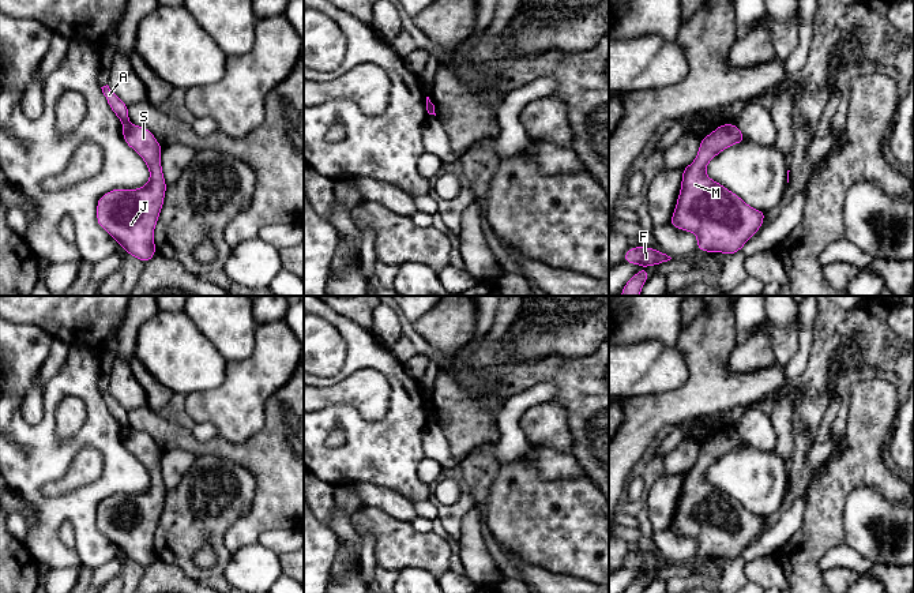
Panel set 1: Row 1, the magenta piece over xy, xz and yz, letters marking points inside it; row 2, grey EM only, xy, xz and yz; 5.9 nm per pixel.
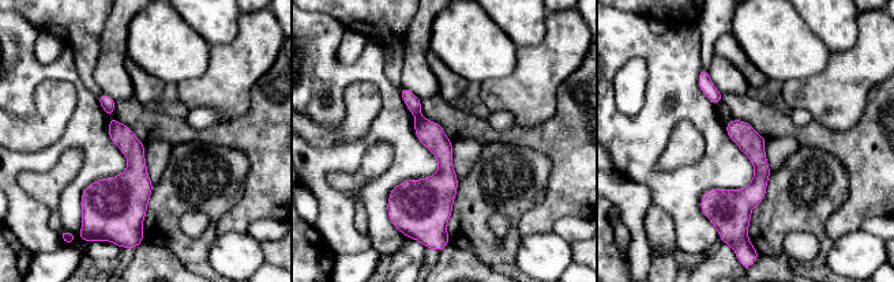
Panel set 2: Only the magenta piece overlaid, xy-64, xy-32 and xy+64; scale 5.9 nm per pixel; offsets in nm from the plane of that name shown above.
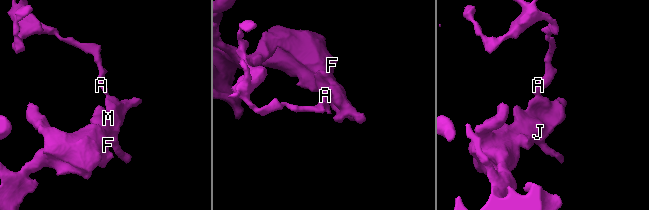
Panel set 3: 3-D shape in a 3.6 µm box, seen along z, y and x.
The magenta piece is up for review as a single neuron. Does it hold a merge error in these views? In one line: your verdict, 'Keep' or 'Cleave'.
Cleave

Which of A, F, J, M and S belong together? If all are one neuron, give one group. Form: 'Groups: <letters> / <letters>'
Groups: A / F J M S

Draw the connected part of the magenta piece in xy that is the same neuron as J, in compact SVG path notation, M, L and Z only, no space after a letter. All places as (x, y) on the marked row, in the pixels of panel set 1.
M124 125L123 139L147 164L150 180L138 189L116 188L104 194L97 202L97 222L128 255L146 264L157 254L154 228L168 187L161 166L163 146L142 125Z

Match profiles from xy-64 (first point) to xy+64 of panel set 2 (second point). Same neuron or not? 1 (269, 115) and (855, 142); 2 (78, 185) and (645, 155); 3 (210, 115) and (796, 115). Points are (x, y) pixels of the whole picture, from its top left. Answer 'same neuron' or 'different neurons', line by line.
1: same neuron
2: same neuron
3: same neuron

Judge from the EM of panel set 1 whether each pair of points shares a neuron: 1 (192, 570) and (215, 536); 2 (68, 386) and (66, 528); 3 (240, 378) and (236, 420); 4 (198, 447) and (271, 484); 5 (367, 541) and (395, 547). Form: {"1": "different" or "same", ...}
{"1": "same", "2": "different", "3": "same", "4": "same", "5": "different"}

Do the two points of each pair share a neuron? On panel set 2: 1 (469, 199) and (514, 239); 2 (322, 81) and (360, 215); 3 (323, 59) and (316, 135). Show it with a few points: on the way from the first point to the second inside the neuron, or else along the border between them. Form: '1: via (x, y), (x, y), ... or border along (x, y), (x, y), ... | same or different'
1: via (473, 215), (473, 222), (498, 244) | same
2: border along (356, 207), (353, 228) | different
3: border along (346, 109), (335, 128), (316, 124), (305, 115) | different

